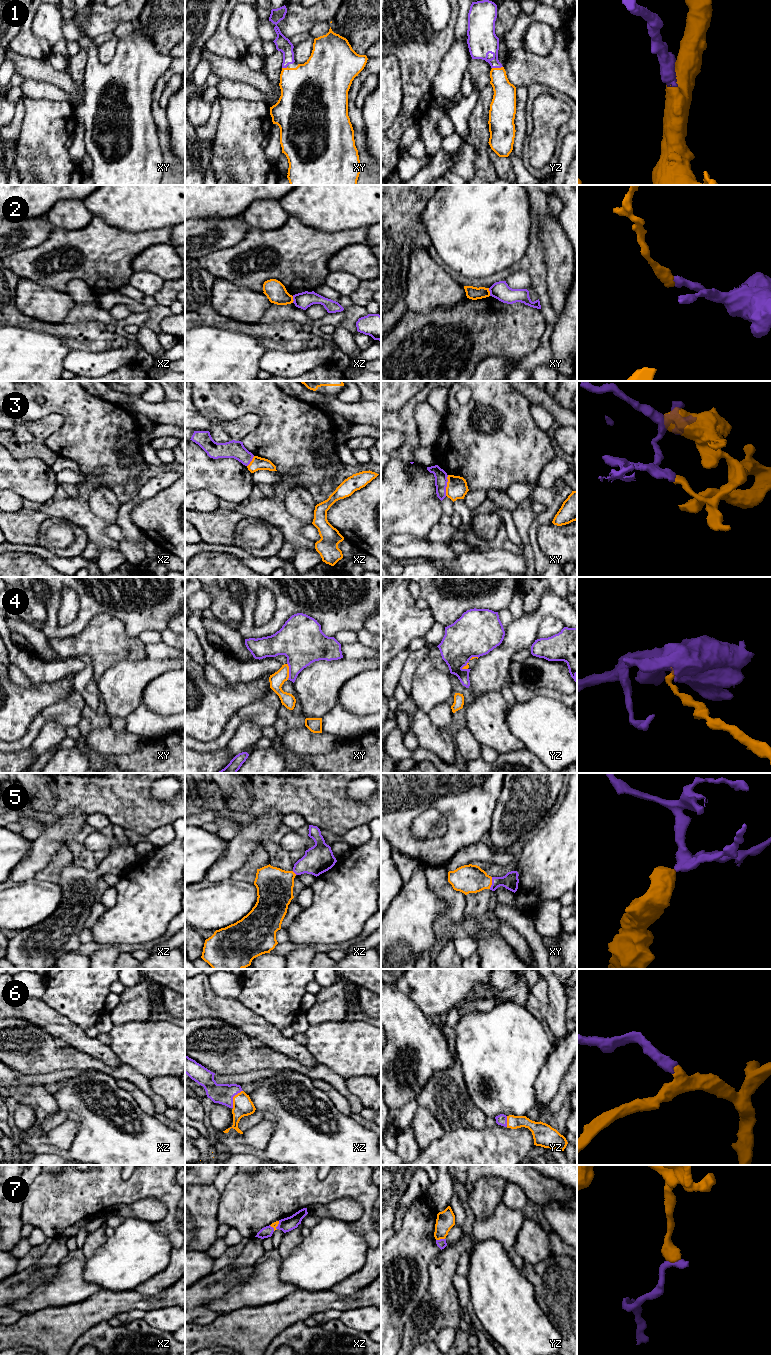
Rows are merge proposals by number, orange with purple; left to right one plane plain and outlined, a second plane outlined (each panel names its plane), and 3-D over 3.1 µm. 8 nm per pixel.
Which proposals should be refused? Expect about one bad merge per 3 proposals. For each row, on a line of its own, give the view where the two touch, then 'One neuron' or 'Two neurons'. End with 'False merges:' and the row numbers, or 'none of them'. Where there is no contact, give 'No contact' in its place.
1: Touches orange in yz. One neuron
2: Touches orange in xy. Two neurons
3: Touches orange in xy. Two neurons
4: Touches orange in xy. Two neurons
5: Touches orange in xy. One neuron
6: Touches orange in xz. One neuron
7: Touches orange in yz. Two neurons
False merges: 2, 3, 4, 7

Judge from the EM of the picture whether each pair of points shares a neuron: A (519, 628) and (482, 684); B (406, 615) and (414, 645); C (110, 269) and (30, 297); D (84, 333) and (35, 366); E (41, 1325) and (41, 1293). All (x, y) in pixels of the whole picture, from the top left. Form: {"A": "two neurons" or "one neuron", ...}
{"A": "one neuron", "B": "two neurons", "C": "two neurons", "D": "two neurons", "E": "two neurons"}

